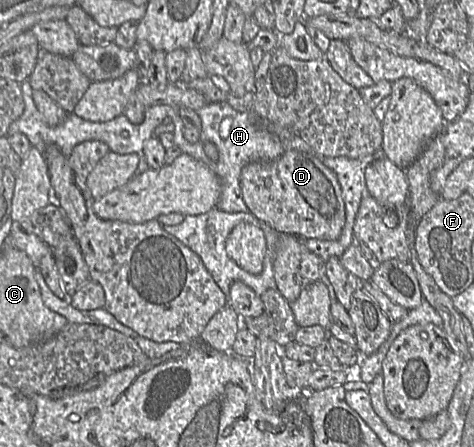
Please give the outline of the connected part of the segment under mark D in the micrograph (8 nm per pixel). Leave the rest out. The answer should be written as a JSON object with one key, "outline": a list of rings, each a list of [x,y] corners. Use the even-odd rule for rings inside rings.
{"outline":[[[285,150],[272,161],[252,161],[242,168],[242,198],[260,221],[277,232],[301,239],[336,240],[345,225],[345,204],[342,190],[333,170],[314,152]]]}

